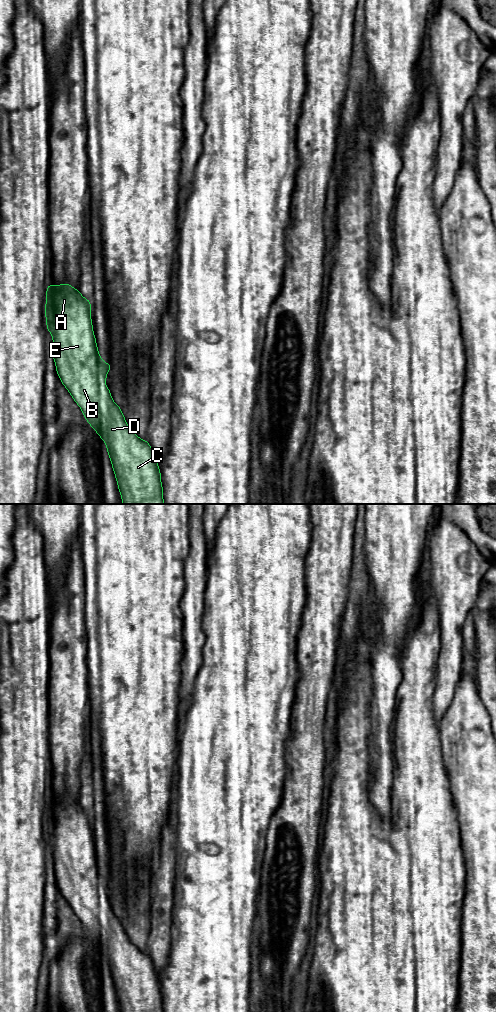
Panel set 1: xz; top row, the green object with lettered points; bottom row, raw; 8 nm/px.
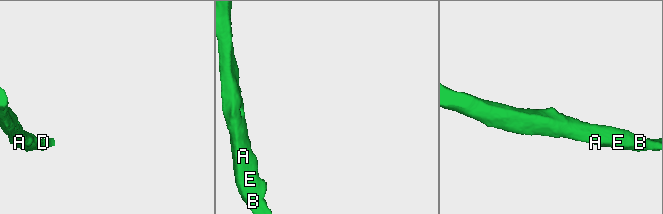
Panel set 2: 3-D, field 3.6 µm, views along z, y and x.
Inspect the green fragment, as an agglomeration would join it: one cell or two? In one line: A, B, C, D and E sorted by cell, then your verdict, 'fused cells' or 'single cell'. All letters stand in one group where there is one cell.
groups A B C D E; single cell

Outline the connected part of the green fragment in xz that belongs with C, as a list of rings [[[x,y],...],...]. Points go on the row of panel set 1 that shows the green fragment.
[[[50,282],[48,283],[45,316],[47,330],[51,333],[53,339],[51,355],[55,361],[57,374],[82,410],[89,425],[104,440],[123,504],[164,504],[160,468],[152,448],[147,440],[140,439],[129,428],[121,408],[113,401],[111,392],[105,385],[107,373],[112,365],[111,363],[105,363],[99,355],[90,316],[91,311],[91,301],[85,299],[79,290],[73,288],[69,283],[54,286]]]

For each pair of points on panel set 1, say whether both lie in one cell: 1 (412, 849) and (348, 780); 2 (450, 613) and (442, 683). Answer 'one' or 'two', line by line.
1: one
2: one

